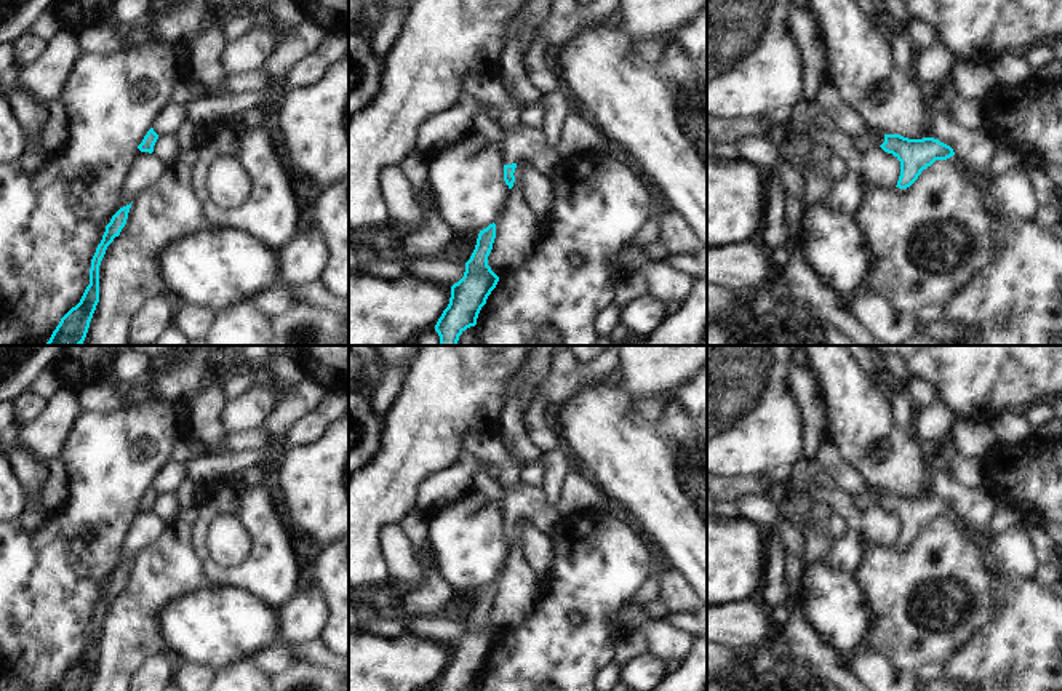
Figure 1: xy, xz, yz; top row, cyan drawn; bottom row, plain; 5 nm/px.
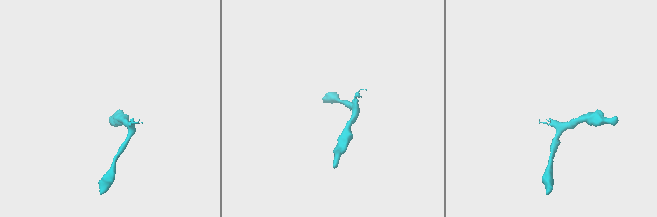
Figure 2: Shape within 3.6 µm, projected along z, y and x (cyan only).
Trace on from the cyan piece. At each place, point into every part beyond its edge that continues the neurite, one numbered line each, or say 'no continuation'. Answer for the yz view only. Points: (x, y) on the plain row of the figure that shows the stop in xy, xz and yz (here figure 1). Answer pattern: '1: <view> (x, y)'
1: yz (853, 482)

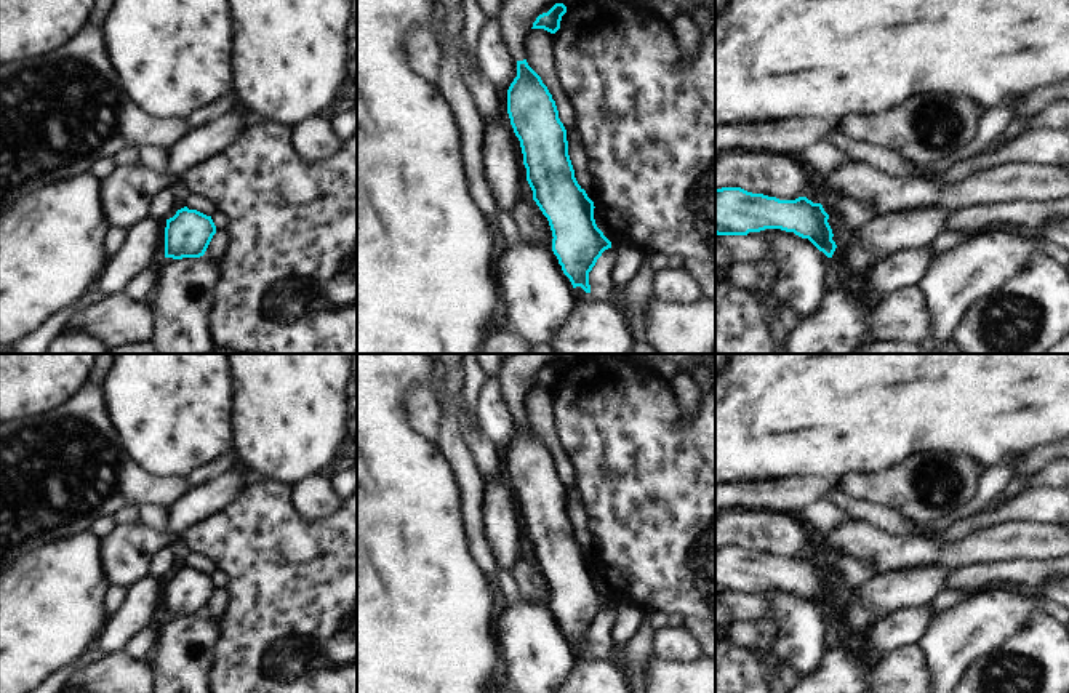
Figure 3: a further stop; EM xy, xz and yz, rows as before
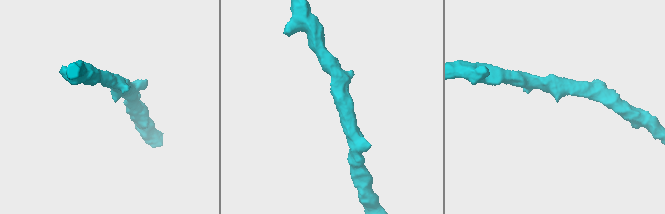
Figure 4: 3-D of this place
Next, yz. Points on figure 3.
1: yz (831, 639)

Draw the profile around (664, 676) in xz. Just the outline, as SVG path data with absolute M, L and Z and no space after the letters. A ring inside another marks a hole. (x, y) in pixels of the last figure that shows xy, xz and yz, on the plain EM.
M655 653L647 685L648 693L715 693L715 659L679 663Z

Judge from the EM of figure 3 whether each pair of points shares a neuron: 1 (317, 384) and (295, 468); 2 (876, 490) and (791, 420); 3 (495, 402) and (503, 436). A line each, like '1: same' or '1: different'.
1: same
2: different
3: same

